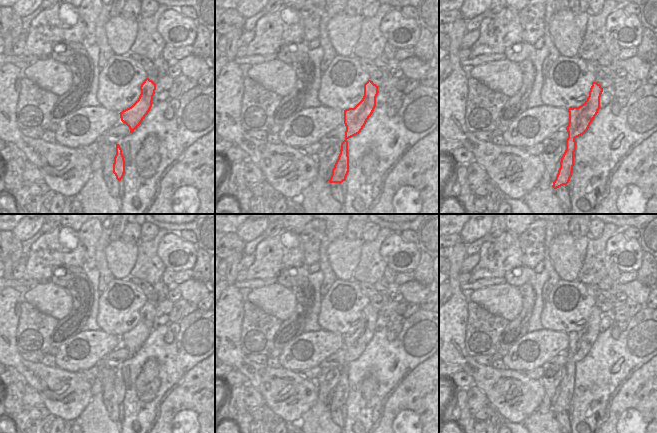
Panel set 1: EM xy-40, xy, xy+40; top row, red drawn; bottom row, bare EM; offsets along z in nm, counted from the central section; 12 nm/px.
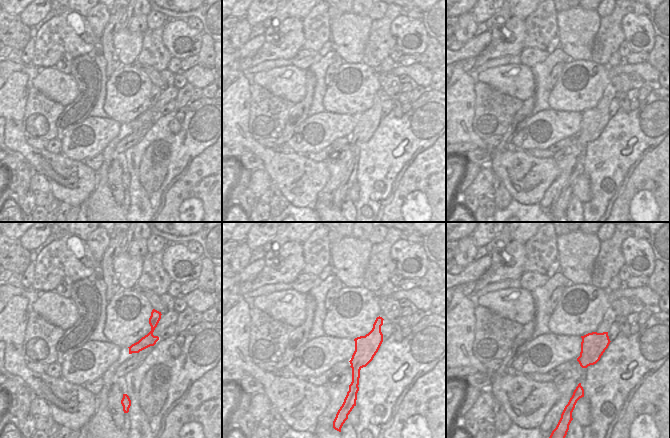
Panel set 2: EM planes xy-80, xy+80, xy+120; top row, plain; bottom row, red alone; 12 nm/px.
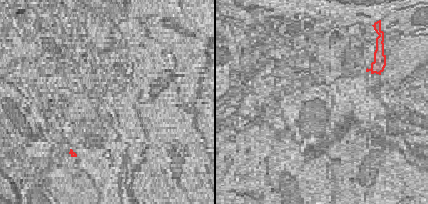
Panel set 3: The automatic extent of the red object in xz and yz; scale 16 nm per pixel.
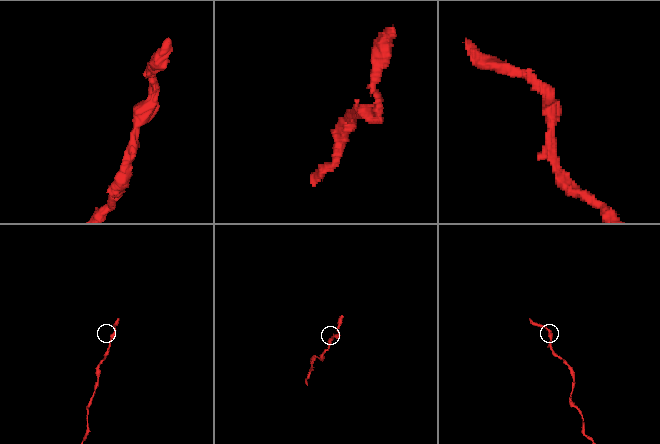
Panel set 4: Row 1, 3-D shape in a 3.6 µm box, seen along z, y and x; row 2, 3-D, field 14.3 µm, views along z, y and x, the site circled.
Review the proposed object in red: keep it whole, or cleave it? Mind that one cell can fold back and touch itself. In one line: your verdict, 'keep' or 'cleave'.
keep

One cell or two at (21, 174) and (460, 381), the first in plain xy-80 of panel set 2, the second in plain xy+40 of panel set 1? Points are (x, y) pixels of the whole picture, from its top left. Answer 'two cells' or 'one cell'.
two cells

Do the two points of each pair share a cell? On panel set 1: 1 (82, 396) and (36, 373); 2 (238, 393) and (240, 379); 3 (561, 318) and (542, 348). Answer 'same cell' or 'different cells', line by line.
1: same cell
2: different cells
3: different cells

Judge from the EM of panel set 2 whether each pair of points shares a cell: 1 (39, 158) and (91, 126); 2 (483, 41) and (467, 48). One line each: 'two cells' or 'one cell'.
1: two cells
2: one cell

